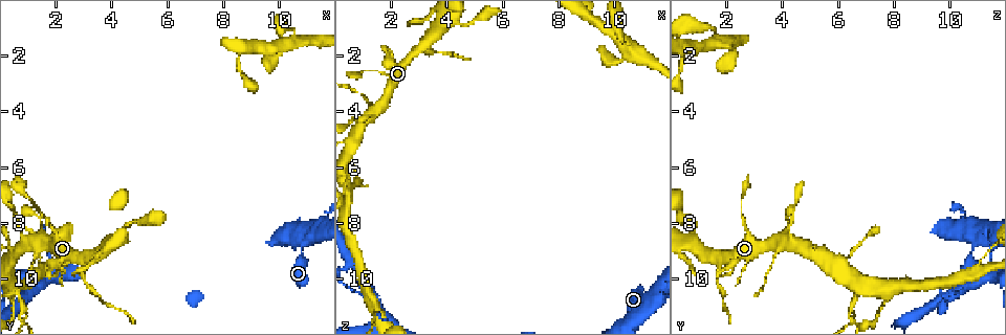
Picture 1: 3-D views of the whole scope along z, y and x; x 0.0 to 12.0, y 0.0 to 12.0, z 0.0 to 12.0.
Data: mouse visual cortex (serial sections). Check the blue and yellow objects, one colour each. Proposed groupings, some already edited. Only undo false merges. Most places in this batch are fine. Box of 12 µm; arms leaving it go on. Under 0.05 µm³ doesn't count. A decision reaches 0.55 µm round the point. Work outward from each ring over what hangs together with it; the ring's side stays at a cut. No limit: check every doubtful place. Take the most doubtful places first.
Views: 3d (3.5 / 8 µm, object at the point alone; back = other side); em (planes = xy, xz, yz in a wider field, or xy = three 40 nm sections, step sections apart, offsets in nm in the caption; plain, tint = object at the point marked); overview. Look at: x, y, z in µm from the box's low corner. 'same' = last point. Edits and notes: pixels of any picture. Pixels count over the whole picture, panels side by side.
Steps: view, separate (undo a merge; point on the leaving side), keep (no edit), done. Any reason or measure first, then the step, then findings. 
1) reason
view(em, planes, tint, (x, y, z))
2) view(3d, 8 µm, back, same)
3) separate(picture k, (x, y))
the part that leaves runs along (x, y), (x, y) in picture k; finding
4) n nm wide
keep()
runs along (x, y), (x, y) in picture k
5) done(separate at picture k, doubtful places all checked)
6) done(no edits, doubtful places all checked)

thin neck
view(3d, 8 µm, (10.9, 8.7, 10.9))

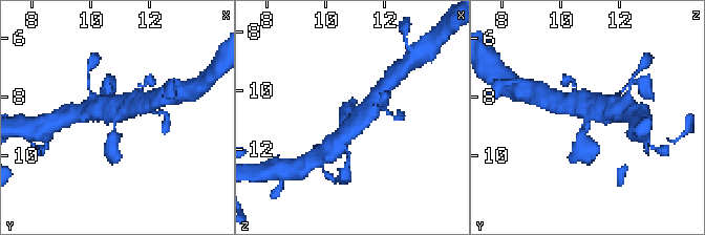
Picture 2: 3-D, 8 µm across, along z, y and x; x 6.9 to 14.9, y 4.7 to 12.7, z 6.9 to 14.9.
view(3d, 3.5 µm, back, (11.0, 8.7, 10.9))

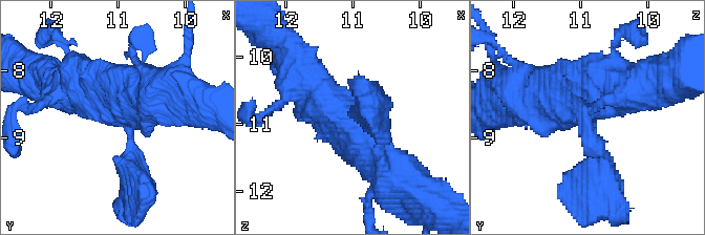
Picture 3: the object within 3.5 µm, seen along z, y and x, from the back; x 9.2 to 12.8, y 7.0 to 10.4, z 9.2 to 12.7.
shape alone is not enough
view(em, xy, step 1, tint, same)

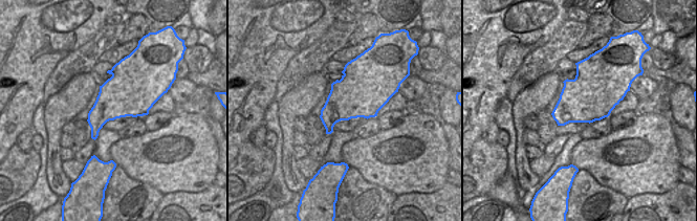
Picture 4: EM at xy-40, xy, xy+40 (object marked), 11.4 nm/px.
keep()
runs along (135, 186), (129, 124), (70, 76) in picture 3; all the same cell

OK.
four-way junction
view(3d, 8 µm, (1.4, 8.6, 4.0))

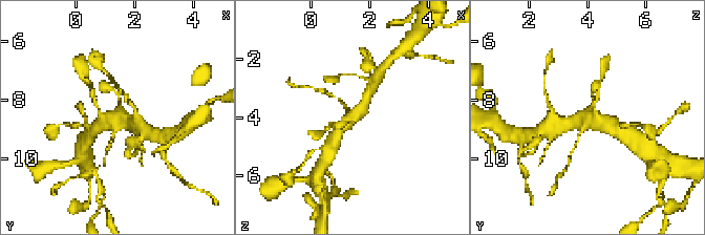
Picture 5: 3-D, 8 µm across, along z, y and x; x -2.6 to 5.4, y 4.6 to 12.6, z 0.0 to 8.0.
view(em, xy, step 2, tint, (1.5, 8.6, 4.0))

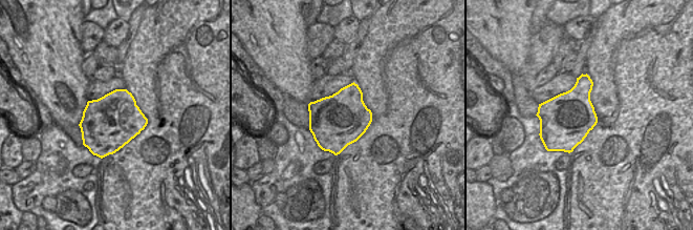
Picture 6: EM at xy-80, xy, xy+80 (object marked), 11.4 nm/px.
keep()
runs along (369, 93), (361, 110), (334, 137) in picture 5; continuous, no second cell

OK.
side arm on a straight run
view(3d, 8 µm, back, (2.9, 9.2, 1.9))

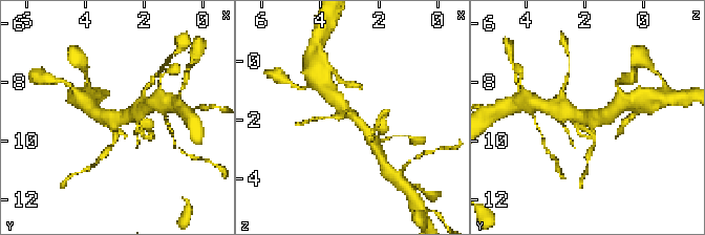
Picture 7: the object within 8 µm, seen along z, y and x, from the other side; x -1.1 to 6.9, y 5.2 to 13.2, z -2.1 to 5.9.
3 arms; arms of 150, 400, 450 nm; shape alone is not enough
view(em, xy, step 5, tint, (2.9, 9.2, 1.8))

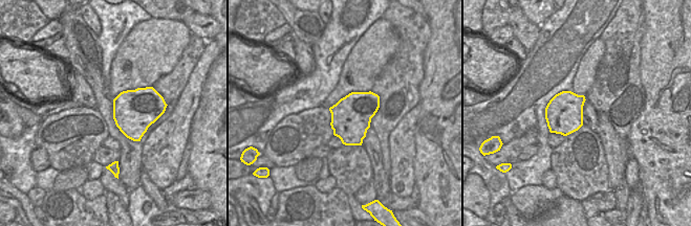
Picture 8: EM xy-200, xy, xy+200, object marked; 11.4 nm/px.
keep()
runs along (371, 140), (363, 126), (329, 94) in picture 7; continuous, no second cell

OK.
done(no edits, doubtful places all checked)

